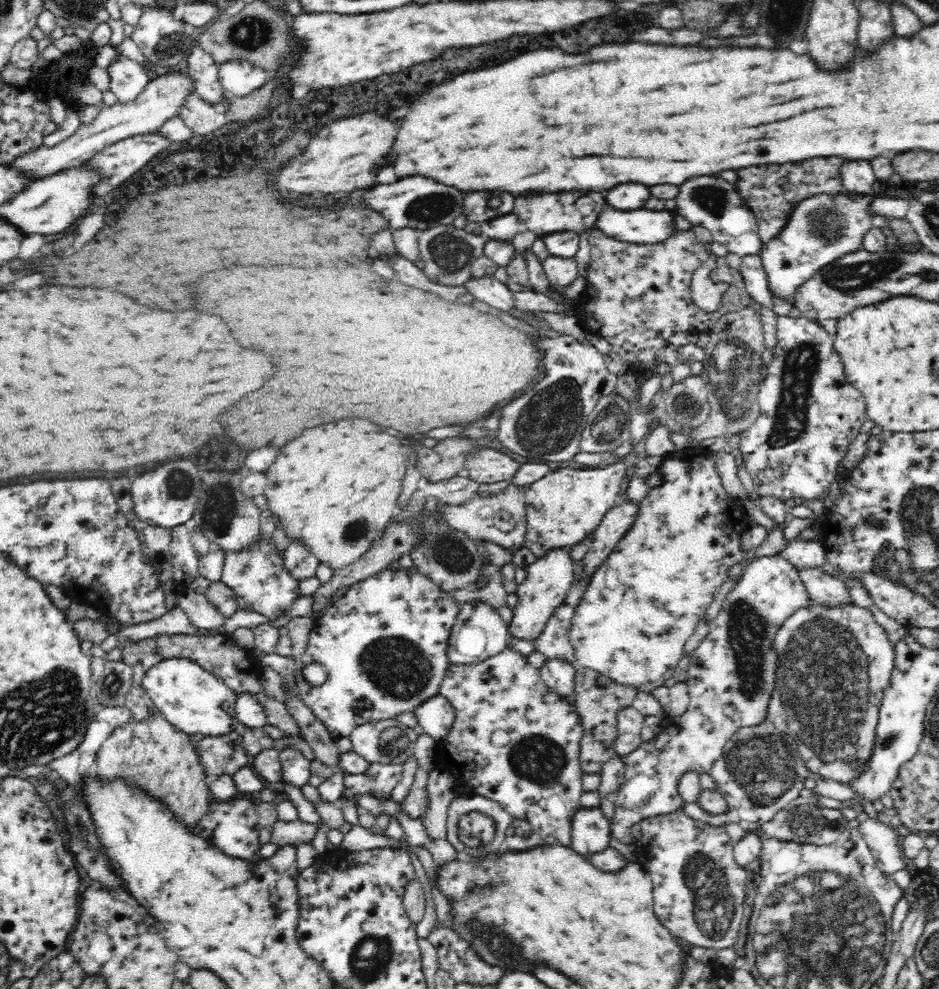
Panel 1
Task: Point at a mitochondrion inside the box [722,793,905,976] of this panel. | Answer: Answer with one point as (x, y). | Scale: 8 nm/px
(806, 820)

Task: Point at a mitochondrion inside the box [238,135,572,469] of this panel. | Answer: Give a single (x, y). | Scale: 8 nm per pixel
(448, 254)

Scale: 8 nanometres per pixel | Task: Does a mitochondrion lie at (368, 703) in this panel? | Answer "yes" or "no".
yes

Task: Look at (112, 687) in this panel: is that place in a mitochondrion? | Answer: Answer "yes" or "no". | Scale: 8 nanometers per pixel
yes

